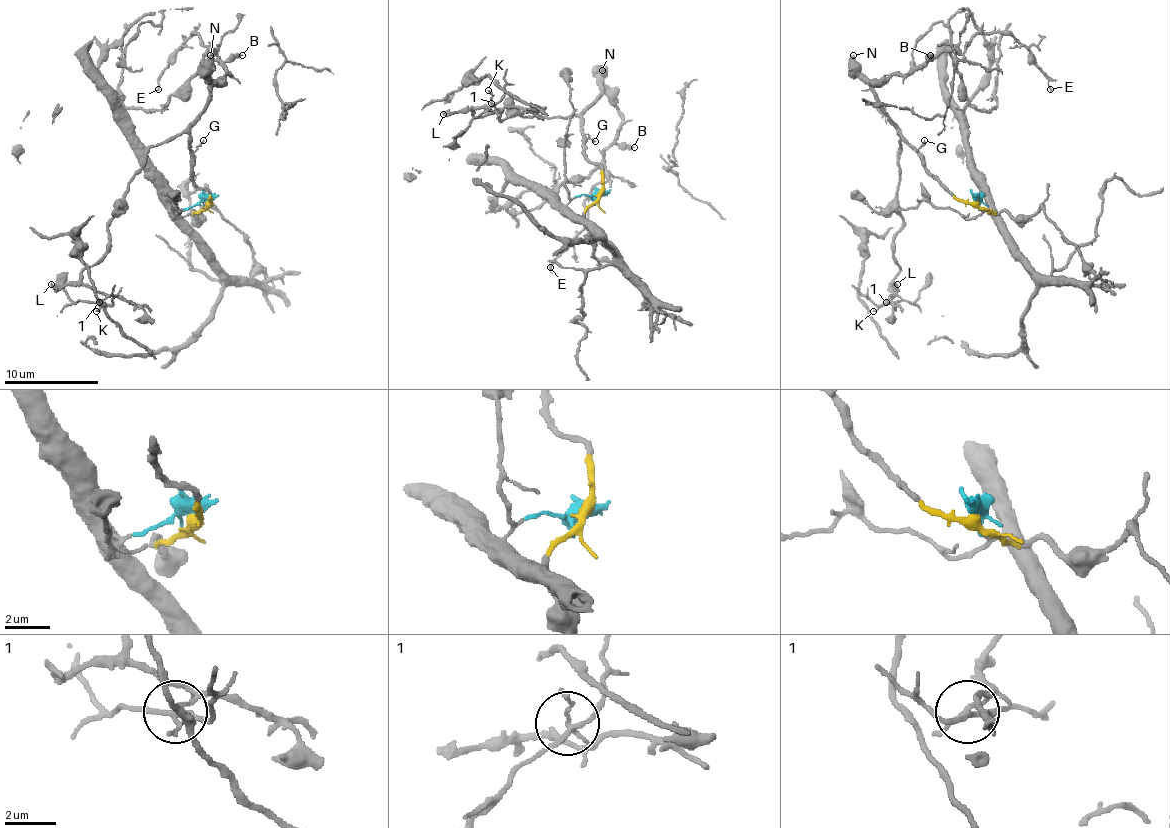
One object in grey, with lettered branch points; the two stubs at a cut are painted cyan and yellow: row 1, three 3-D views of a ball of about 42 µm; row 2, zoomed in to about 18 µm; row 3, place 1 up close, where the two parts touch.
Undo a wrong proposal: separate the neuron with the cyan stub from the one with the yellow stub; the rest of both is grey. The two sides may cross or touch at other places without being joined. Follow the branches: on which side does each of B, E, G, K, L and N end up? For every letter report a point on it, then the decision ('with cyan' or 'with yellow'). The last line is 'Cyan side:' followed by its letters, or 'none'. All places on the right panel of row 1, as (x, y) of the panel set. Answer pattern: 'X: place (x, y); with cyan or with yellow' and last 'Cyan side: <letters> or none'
B: place (930, 55); with yellow
E: place (1050, 89); with yellow
G: place (924, 140); with yellow
K: place (873, 311); with yellow
L: place (897, 284); with yellow
N: place (853, 55); with yellow
Cyan side: none

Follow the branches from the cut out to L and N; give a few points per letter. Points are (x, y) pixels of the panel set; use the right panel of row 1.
L: (978, 201), (952, 196), (900, 132), (897, 283)
N: (978, 201), (956, 201), (883, 108), (853, 54)

